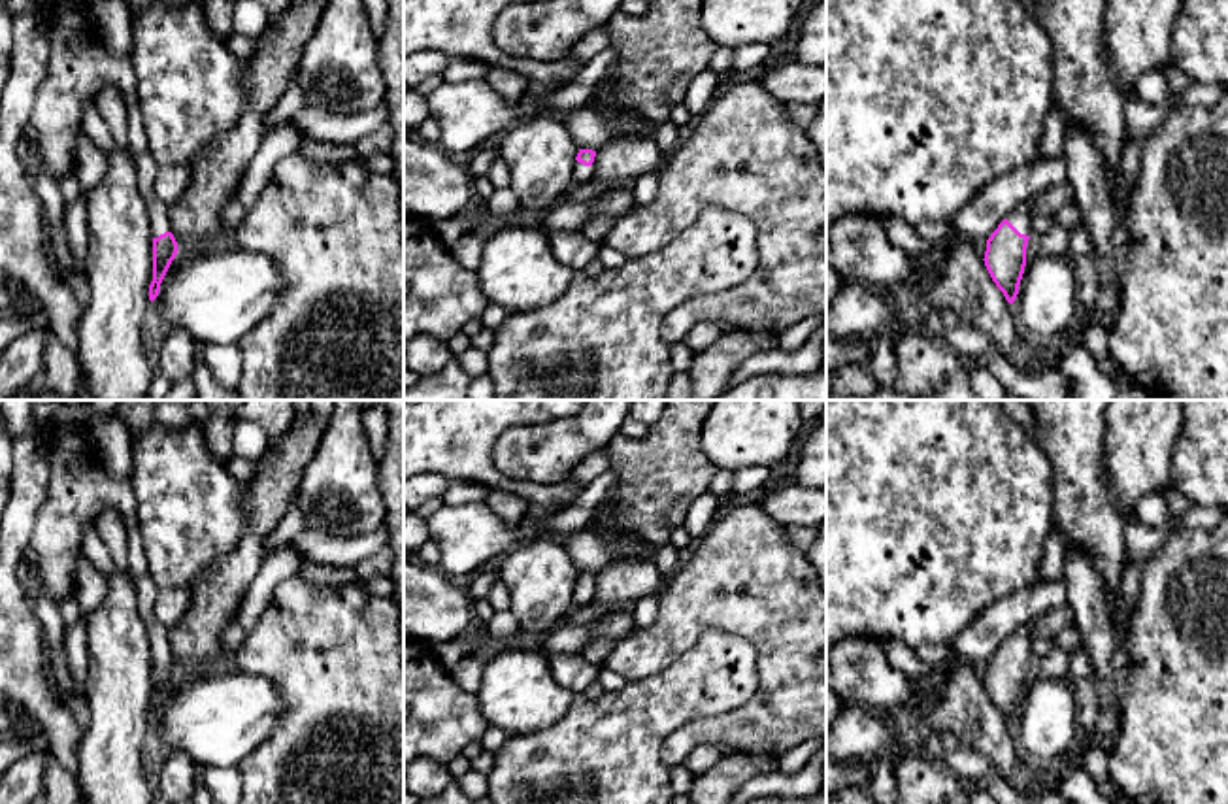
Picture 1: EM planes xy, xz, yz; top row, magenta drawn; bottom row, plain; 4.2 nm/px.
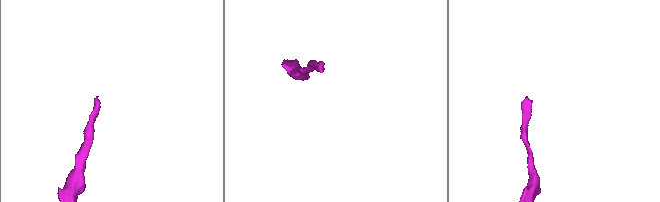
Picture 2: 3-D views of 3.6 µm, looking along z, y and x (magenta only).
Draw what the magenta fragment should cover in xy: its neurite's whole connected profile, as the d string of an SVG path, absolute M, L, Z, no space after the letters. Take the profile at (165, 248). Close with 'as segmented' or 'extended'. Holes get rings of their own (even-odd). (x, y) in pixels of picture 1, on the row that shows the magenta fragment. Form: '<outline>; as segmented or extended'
M145 151L134 157L134 164L138 172L138 191L145 202L153 236L153 281L149 285L149 300L153 302L158 296L160 283L179 249L172 232L168 206L160 202L155 193L155 179L160 172L158 162Z; extended

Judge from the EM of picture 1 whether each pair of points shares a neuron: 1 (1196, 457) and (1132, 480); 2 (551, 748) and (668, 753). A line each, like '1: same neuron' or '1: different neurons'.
1: different neurons
2: different neurons

